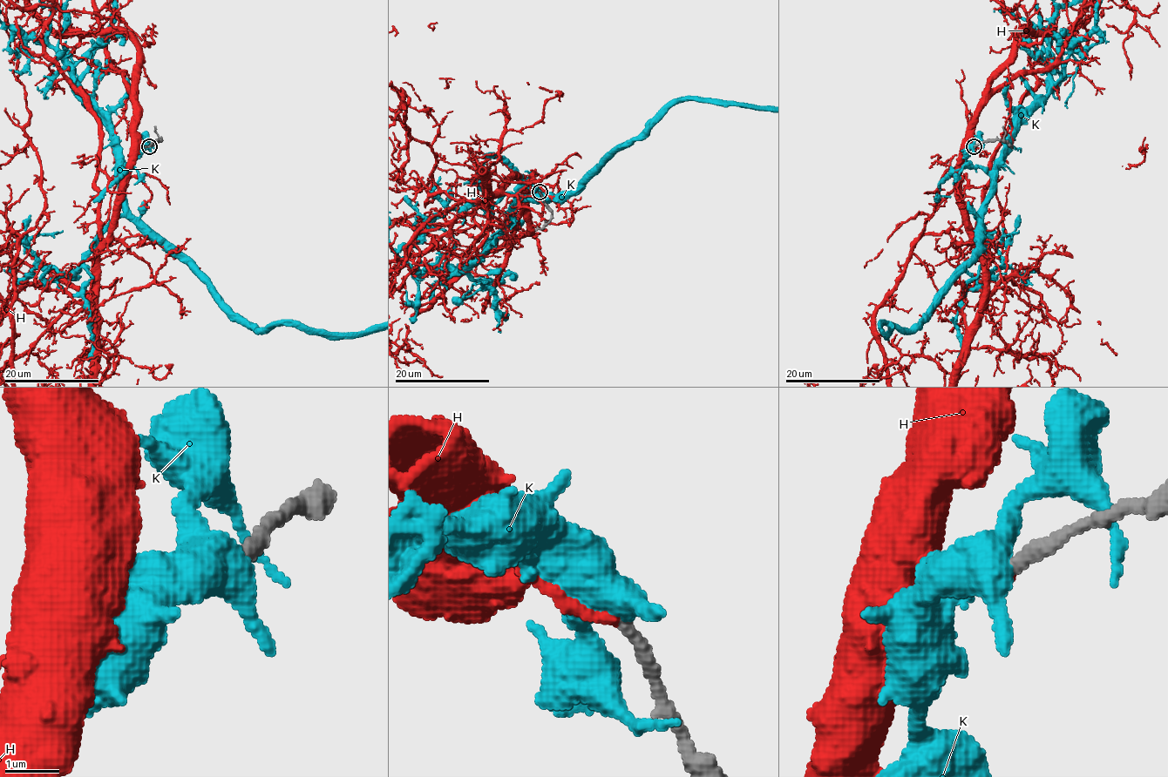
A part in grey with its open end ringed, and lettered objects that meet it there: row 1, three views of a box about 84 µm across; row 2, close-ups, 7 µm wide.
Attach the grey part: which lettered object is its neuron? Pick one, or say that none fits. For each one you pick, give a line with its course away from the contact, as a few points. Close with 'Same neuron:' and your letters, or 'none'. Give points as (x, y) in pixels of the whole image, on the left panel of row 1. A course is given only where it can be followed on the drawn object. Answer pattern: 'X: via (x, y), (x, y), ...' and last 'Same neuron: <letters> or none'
Same neuron: H

